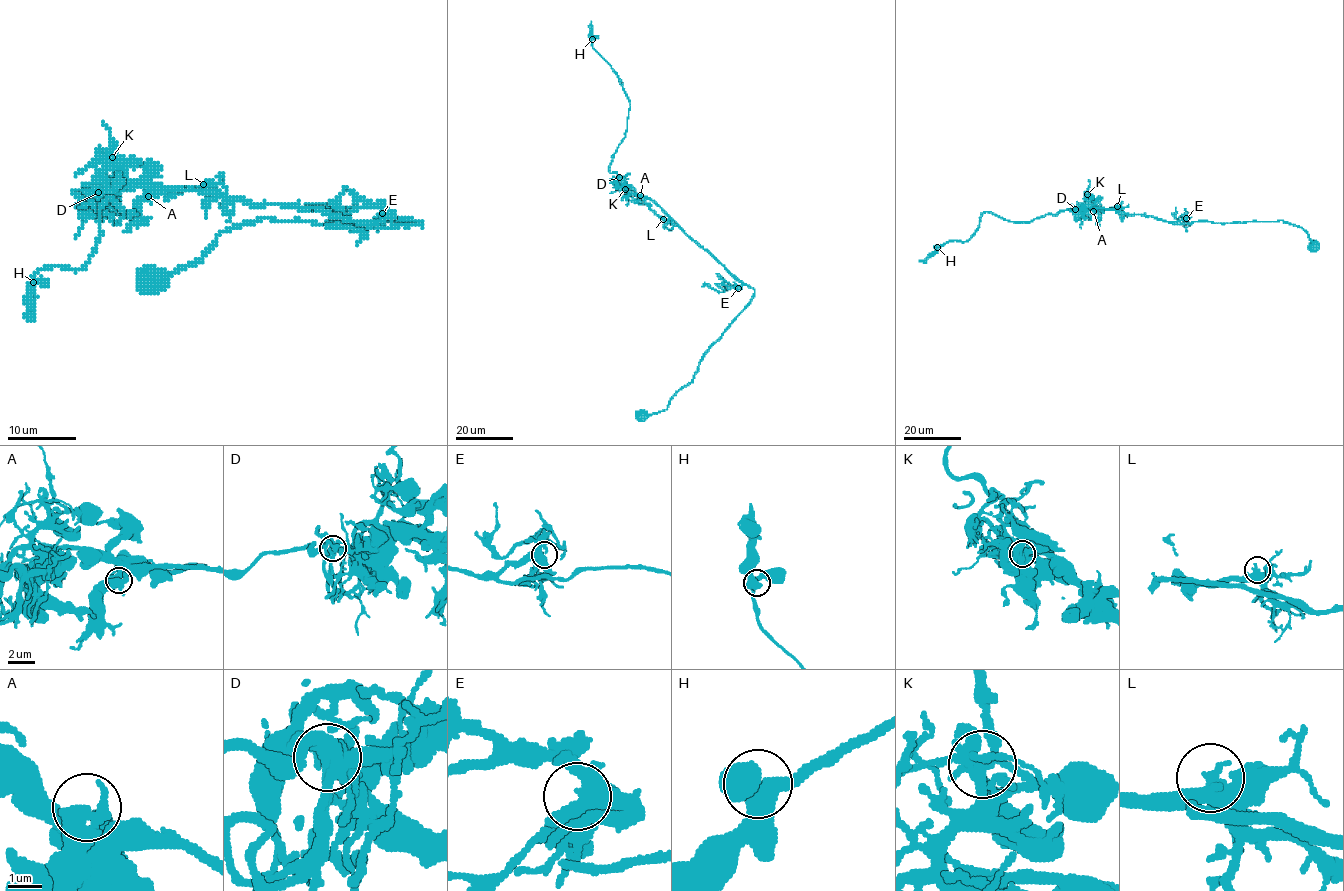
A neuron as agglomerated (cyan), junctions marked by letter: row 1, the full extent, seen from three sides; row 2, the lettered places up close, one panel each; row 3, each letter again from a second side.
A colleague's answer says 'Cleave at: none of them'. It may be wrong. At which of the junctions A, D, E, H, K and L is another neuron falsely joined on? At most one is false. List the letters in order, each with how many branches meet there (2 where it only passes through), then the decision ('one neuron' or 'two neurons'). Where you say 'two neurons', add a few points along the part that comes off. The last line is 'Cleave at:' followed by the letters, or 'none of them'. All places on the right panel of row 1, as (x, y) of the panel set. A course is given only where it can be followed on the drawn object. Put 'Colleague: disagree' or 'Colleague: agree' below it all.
A: branches 3; one neuron
D: branches 6; one neuron
E: branches 6; one neuron
H: branches 3; one neuron
K: branches 6; one neuron
L: branches 2; one neuron
Cleave at: none of them
Colleague: agree

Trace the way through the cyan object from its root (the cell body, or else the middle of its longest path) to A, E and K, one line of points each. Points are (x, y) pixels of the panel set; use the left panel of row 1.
A: (150, 282), (164, 284), (222, 232), (262, 218), (421, 225), (363, 225), (215, 193), (148, 196)
E: (150, 282), (164, 284), (195, 265), (222, 232), (262, 218), (421, 225), (380, 227), (390, 217), (382, 213)
K: (150, 282), (164, 284), (222, 232), (262, 218), (421, 225), (363, 225), (315, 208), (109, 181), (112, 157)

